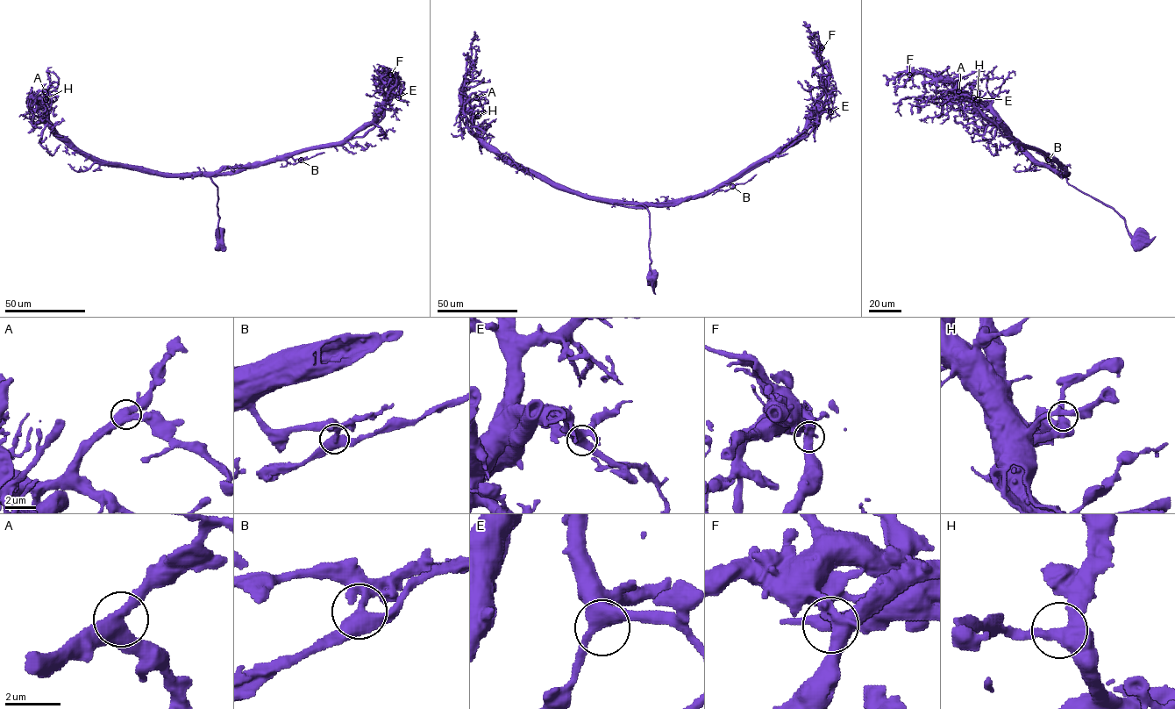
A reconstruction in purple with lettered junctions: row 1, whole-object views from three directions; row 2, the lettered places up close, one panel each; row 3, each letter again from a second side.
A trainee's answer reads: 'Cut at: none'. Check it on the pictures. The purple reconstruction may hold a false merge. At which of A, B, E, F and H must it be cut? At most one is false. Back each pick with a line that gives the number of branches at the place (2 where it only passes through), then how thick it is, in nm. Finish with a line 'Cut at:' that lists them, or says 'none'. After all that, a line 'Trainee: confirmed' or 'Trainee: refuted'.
B: branches 3; calibre 440 nm
Cut at: B
Trainee: refuted

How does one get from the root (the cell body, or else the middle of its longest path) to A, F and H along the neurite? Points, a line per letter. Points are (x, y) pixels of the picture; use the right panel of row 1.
A: (1137, 237), (1112, 208), (1072, 187), (1056, 168), (1040, 164), (990, 111), (966, 101), (958, 91)
F: (1137, 237), (1112, 208), (1071, 185), (1065, 170), (1049, 153), (1016, 141), (948, 81), (915, 72), (909, 75)
H: (1137, 237), (1128, 232), (1125, 221), (1112, 208), (1072, 187), (1056, 168), (1040, 164), (977, 99)

